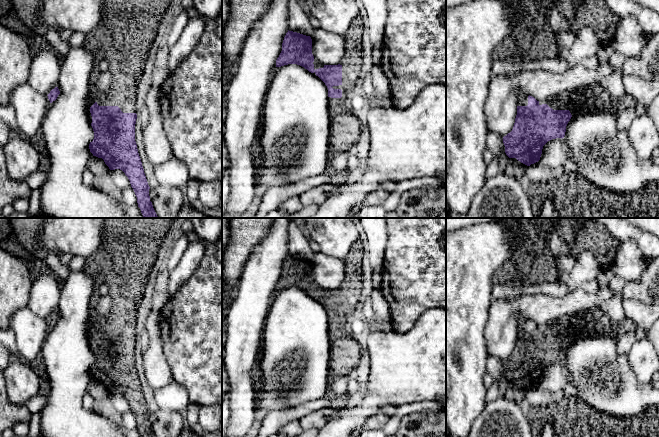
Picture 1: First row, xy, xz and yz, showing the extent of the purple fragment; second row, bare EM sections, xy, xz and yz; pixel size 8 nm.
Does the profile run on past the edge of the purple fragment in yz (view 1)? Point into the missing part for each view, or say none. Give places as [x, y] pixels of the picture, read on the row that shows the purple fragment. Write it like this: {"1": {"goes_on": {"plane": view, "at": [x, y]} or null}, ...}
{"1": {"goes_on": {"plane": "yz", "at": [560, 102]}}}

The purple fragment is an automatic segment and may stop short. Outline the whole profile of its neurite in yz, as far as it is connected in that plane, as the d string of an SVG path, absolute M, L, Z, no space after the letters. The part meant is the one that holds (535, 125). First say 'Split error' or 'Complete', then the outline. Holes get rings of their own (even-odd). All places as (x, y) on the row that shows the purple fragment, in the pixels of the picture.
Split error. M519 91L513 129L503 137L506 155L527 166L538 162L548 141L565 136L572 117L568 100L568 92L557 94L543 103Z

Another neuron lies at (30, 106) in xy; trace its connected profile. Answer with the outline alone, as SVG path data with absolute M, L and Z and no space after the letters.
M25 83L12 91L10 105L15 111L16 123L22 135L30 139L41 129L50 101L47 95Z

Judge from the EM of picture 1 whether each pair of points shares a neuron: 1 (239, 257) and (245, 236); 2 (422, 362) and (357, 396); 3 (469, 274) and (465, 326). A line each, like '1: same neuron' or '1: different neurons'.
1: same neuron
2: different neurons
3: same neuron

